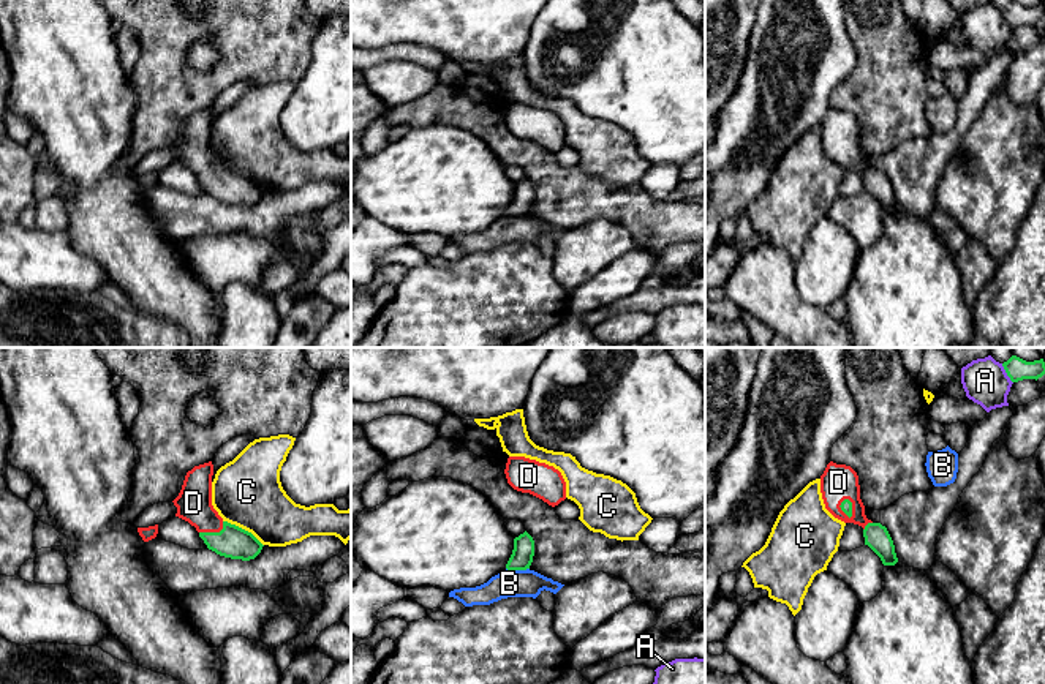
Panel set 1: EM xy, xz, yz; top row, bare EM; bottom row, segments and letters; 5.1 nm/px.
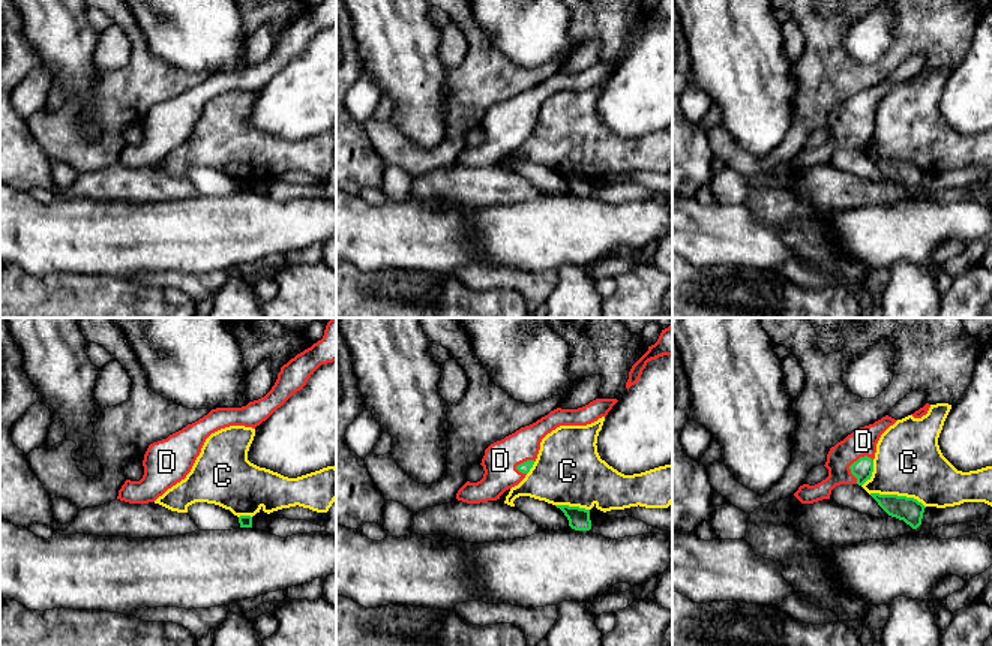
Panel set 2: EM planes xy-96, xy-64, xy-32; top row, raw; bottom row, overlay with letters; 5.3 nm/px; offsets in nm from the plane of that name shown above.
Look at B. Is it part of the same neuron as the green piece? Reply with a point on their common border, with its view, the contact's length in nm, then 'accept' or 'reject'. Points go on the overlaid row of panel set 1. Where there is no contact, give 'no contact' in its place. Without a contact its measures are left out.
contact xz (517, 569); length 120 nm; reject

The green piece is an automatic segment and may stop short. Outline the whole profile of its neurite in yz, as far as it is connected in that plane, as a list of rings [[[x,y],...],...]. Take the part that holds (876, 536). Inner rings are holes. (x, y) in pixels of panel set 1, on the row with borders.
[[[830,461],[821,475],[821,493],[825,509],[835,518],[863,528],[865,545],[881,558],[884,566],[895,566],[898,562],[887,528],[881,523],[873,523],[865,515],[858,475],[851,466]]]

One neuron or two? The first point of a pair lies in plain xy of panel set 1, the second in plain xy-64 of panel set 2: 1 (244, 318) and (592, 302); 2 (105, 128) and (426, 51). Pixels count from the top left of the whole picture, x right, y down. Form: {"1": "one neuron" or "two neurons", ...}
{"1": "one neuron", "2": "one neuron"}

